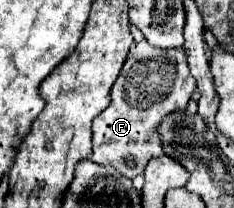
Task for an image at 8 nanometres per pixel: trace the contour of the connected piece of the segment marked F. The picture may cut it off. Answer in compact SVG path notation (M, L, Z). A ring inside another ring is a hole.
M147 40L133 44L123 70L111 88L111 106L93 120L91 160L101 166L113 166L127 178L141 174L151 158L163 154L157 134L159 122L175 110L185 110L193 90L195 80L189 74L183 48L159 50L151 48ZM125 156L135 158L135 168L127 168L123 164Z

